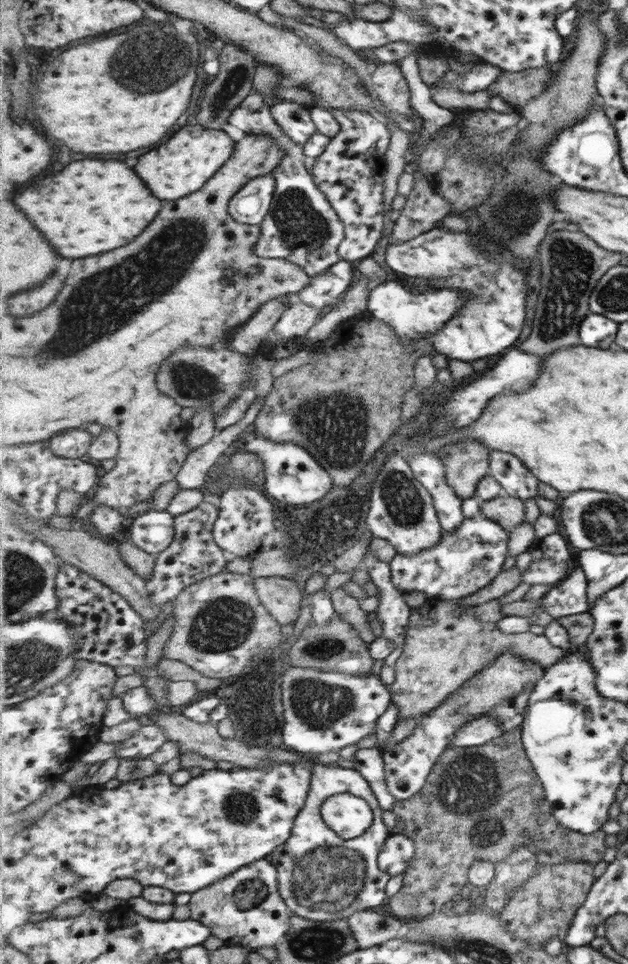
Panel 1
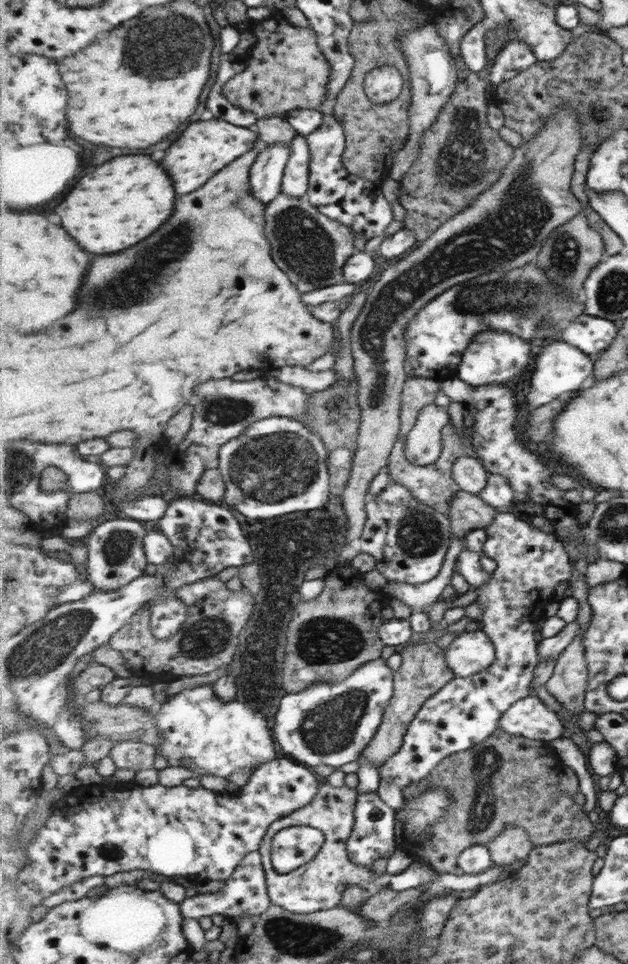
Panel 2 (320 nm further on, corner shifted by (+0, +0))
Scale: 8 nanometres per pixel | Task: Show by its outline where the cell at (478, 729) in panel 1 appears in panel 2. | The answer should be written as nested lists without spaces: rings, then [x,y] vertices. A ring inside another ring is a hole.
[[[529,695],[517,701],[501,717],[499,730],[501,729],[507,733],[547,743],[568,736],[560,717],[543,704],[543,700],[537,695]]]

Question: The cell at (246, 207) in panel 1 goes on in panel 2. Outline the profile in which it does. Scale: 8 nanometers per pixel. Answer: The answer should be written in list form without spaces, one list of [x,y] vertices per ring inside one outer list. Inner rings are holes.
[[[289,143],[264,145],[250,170],[250,185],[257,198],[266,206],[283,190],[284,174],[292,150]]]

